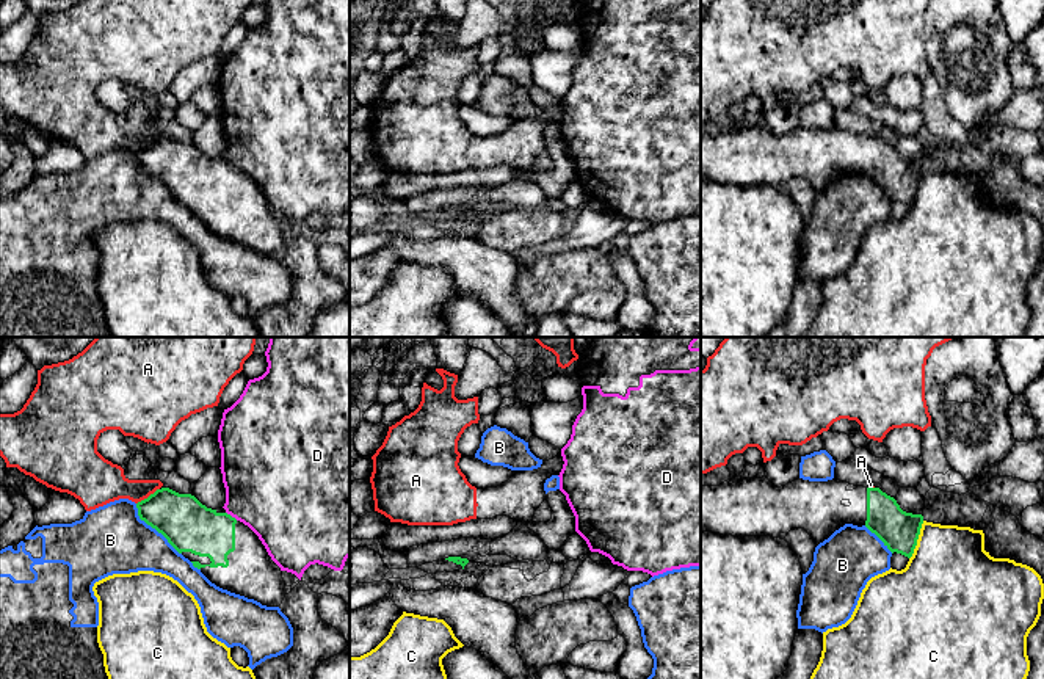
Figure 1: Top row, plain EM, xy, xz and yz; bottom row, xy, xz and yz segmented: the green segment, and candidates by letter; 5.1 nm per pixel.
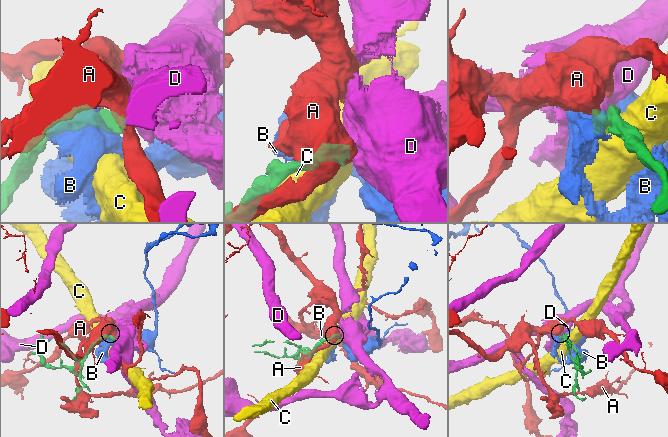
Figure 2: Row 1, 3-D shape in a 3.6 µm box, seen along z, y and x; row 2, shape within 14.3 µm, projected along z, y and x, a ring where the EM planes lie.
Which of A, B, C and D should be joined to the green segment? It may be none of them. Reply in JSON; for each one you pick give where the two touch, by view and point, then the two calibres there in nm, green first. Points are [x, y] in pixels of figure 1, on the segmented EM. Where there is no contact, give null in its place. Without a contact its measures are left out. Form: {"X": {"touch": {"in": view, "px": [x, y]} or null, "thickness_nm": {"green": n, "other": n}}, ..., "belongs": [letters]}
{"belongs": []}

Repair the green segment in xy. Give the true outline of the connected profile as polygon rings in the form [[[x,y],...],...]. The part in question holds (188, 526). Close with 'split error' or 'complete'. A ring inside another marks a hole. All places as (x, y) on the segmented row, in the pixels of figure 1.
[[[169,488],[157,489],[138,502],[136,508],[140,519],[161,533],[212,583],[262,605],[281,607],[285,597],[281,568],[271,560],[259,536],[224,508],[207,508],[194,496],[179,494]]] | split error

